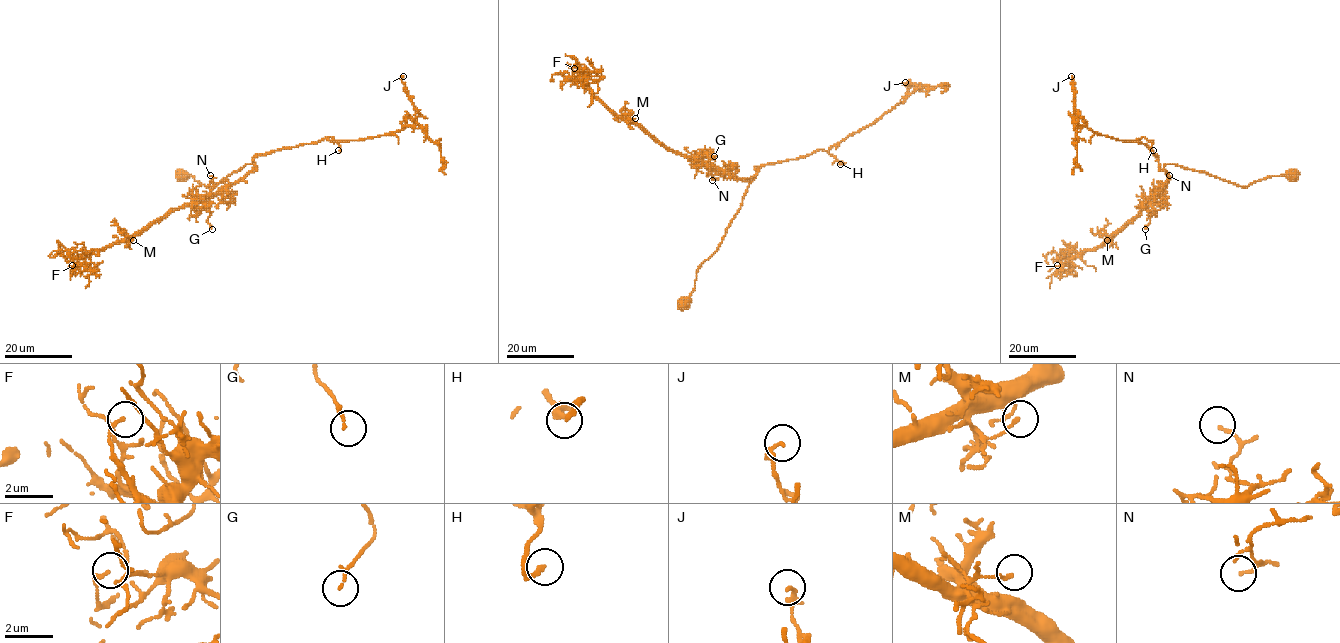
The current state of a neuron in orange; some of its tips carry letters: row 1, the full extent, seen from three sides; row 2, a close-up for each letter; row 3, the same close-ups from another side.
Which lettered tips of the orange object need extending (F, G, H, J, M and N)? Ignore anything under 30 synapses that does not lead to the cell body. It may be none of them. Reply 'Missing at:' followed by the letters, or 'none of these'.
Missing at: none of these

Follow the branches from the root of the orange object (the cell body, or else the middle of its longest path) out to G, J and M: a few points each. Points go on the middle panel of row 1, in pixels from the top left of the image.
G: (683, 304), (697, 268), (717, 249), (755, 176), (741, 180), (699, 158), (709, 155), (709, 161), (714, 156)
J: (683, 304), (697, 268), (717, 249), (739, 209), (755, 169), (828, 150), (901, 104), (917, 87), (905, 82)
M: (683, 304), (693, 290), (697, 268), (717, 249), (755, 175), (741, 180), (672, 152), (629, 121), (635, 118)

